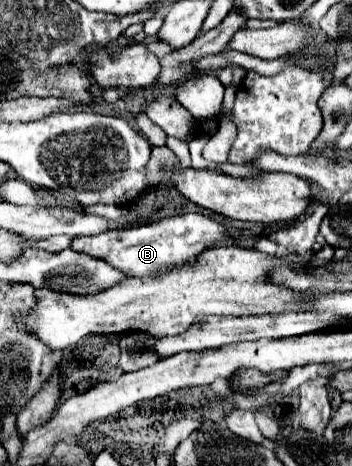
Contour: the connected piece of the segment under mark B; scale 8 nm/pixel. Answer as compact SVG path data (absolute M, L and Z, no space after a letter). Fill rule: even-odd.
M185 213L123 231L109 231L91 237L75 237L71 241L71 249L87 251L93 257L109 261L111 265L115 265L117 269L121 269L131 277L145 277L145 275L153 277L173 267L195 265L203 251L211 249L215 243L225 239L225 233L227 229L215 219L201 213Z

